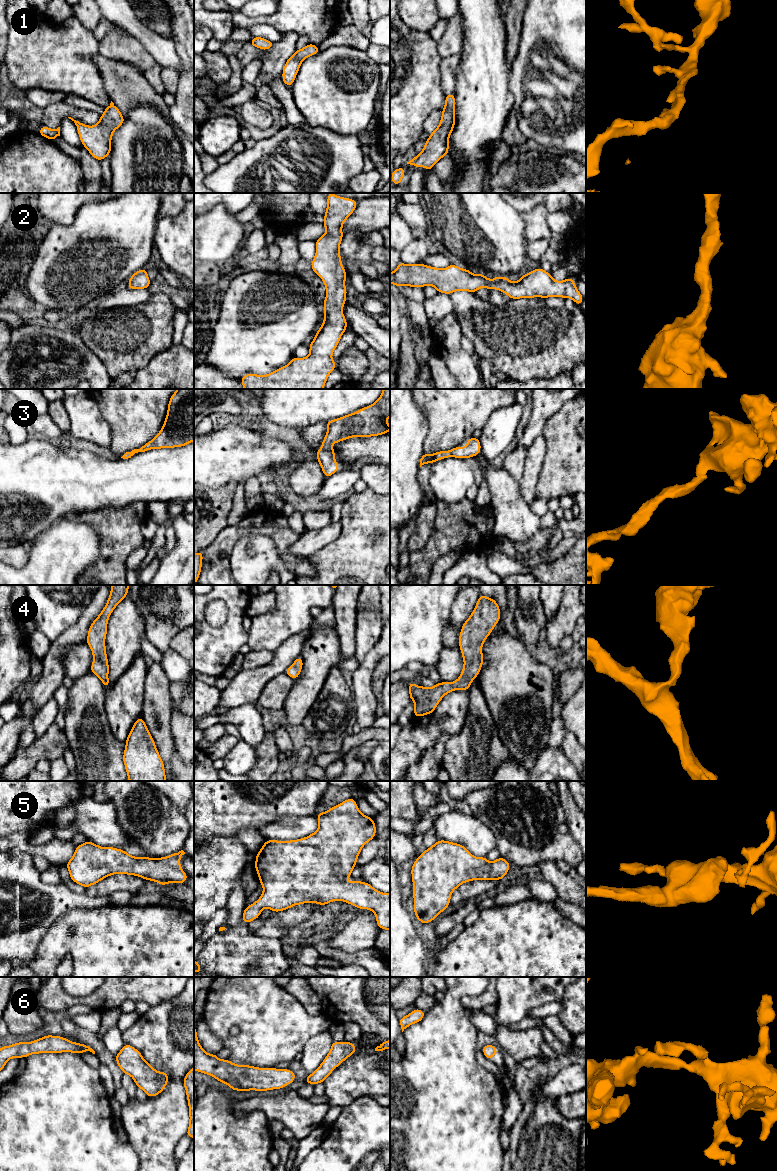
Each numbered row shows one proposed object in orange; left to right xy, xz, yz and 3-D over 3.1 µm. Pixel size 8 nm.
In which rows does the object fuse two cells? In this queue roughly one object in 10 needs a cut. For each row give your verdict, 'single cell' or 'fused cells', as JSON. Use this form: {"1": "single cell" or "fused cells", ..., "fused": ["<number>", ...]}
{"1": "single cell", "2": "single cell", "3": "single cell", "4": "single cell", "5": "single cell", "6": "single cell", "fused": []}

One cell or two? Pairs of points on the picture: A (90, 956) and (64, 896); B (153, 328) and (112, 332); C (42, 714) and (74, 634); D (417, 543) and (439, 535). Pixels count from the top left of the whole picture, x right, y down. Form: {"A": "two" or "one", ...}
{"A": "two", "B": "one", "C": "two", "D": "two"}

